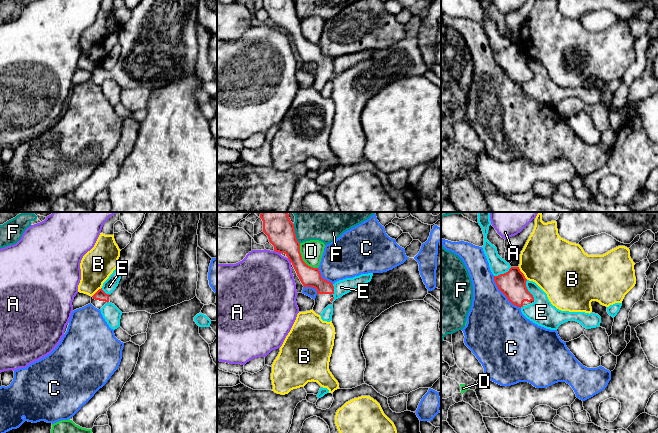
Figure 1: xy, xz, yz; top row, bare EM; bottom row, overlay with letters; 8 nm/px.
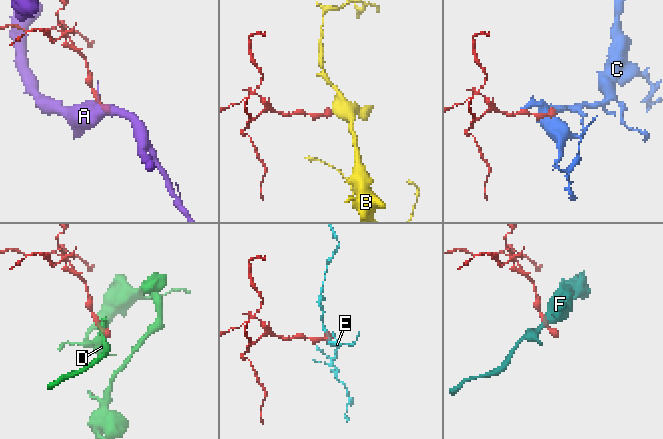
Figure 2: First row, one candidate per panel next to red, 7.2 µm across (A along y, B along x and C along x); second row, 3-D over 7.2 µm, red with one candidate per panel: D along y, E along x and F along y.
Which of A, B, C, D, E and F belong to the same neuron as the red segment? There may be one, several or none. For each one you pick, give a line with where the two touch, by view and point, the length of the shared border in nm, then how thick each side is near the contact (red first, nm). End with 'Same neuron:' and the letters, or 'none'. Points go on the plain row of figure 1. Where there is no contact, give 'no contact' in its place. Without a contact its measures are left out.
Same neuron: none

